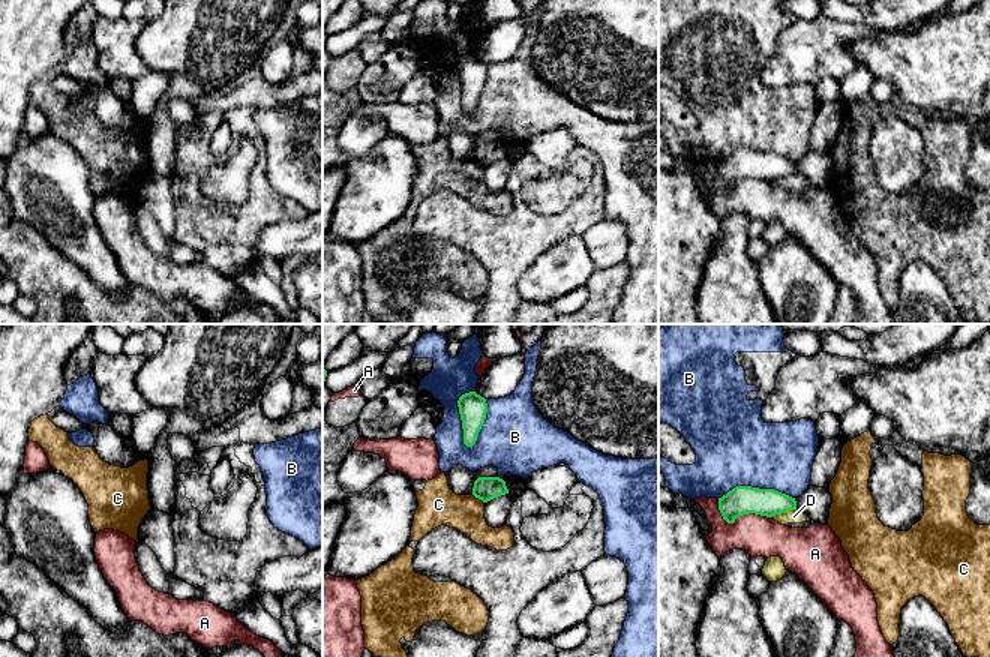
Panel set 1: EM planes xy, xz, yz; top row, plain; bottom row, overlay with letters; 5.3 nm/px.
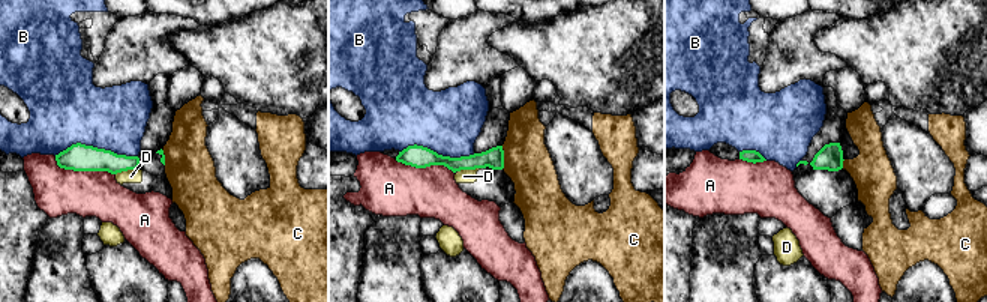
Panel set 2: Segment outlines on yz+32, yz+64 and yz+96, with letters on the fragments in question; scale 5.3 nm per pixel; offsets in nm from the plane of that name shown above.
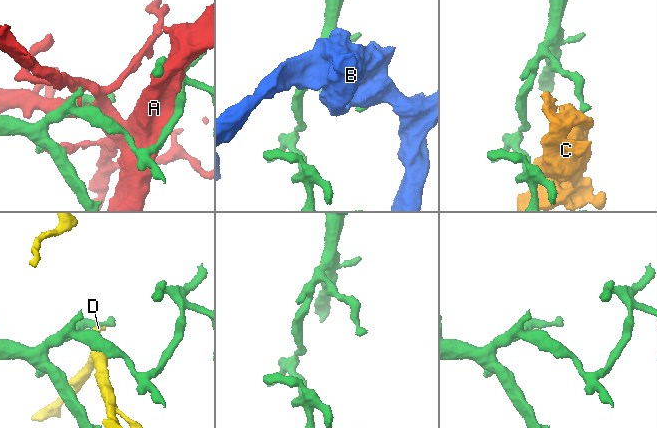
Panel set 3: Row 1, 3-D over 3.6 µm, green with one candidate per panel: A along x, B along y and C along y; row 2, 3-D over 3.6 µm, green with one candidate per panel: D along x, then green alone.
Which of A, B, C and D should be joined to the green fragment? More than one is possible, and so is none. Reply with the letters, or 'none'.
none

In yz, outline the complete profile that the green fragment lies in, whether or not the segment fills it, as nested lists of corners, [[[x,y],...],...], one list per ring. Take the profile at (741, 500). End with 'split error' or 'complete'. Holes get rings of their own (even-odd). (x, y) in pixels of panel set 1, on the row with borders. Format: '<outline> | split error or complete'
[[[736,486],[718,498],[718,510],[728,524],[734,524],[736,518],[748,513],[772,518],[796,510],[796,501],[774,489]]] | complete

